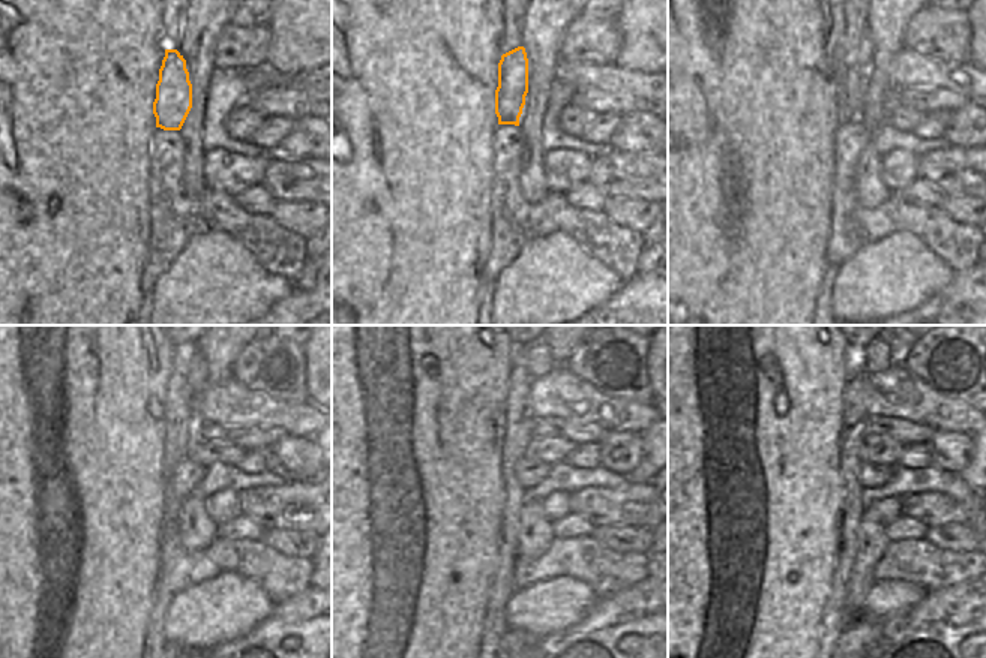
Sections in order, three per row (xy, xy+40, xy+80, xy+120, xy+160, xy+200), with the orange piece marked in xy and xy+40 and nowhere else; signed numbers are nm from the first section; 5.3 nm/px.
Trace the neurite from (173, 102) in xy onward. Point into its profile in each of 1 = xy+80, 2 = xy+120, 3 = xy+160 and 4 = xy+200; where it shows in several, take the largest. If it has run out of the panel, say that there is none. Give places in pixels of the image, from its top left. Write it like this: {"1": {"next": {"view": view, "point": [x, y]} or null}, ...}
{"1": {"next": {"view": "xy+80", "point": [865, 51]}}, "2": {"next": {"view": "xy+120", "point": [197, 367]}}, "3": {"next": {"view": "xy+160", "point": [536, 357]}}, "4": {"next": {"view": "xy+200", "point": [877, 357]}}}

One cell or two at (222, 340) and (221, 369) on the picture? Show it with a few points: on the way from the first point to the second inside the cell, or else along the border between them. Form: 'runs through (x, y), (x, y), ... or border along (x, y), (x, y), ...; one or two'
runs through (221, 348), (221, 361); one

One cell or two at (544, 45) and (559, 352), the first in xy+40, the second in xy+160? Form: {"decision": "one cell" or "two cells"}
{"decision": "one cell"}

